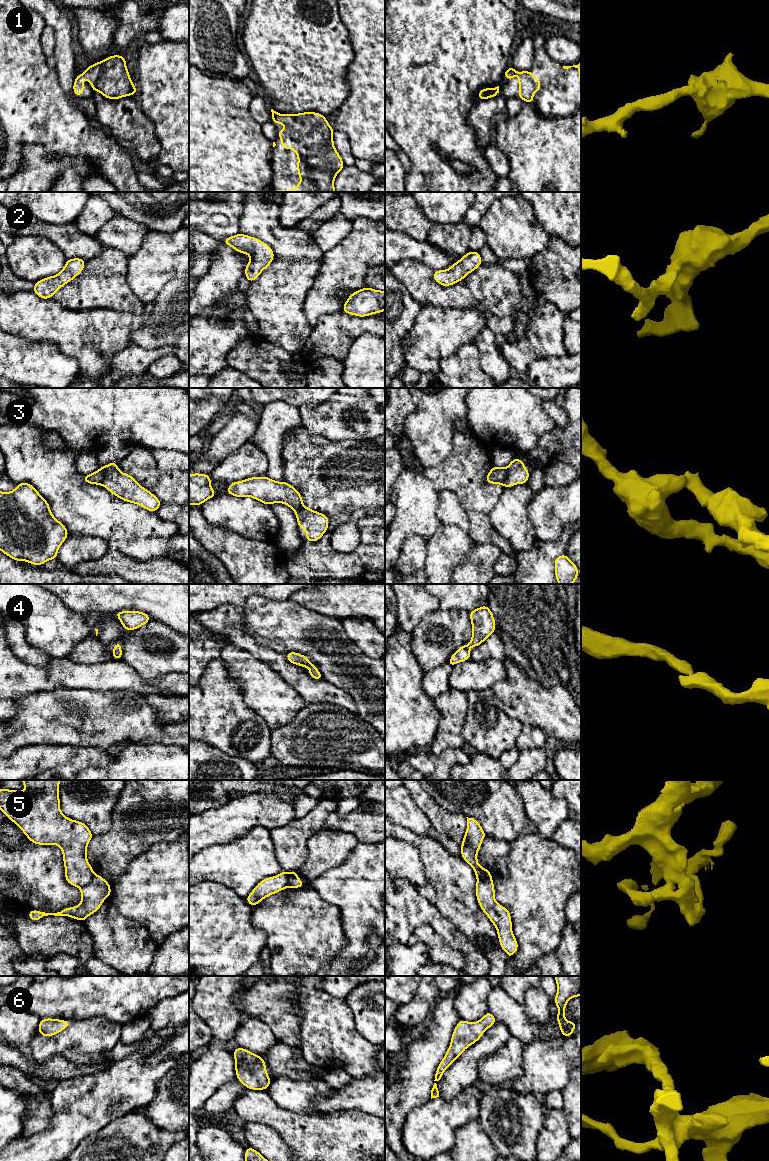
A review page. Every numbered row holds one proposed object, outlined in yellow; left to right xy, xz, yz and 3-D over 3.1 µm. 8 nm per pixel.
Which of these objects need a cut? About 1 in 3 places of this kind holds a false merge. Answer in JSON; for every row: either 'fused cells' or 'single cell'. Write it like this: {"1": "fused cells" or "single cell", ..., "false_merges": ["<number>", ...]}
{"1": "single cell", "2": "single cell", "3": "fused cells", "4": "single cell", "5": "fused cells", "6": "single cell", "false_merges": ["3", "5"]}

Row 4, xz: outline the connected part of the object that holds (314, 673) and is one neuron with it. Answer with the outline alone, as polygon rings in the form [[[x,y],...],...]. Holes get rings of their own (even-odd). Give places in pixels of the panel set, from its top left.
[[[290,651],[287,652],[286,659],[292,664],[307,667],[309,669],[309,675],[311,678],[315,680],[323,679],[323,676],[318,668],[315,668],[313,662],[308,660],[304,654],[298,654],[297,652]]]

